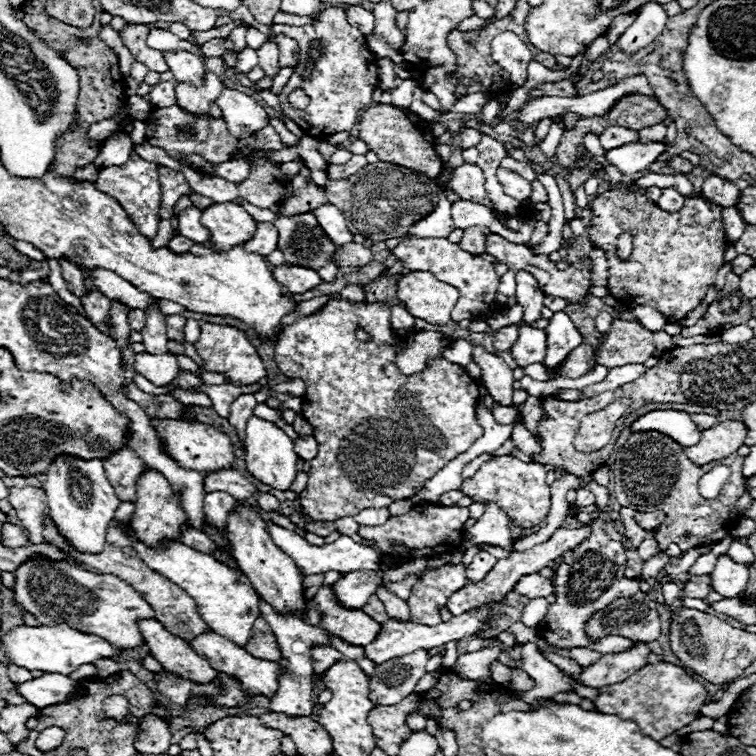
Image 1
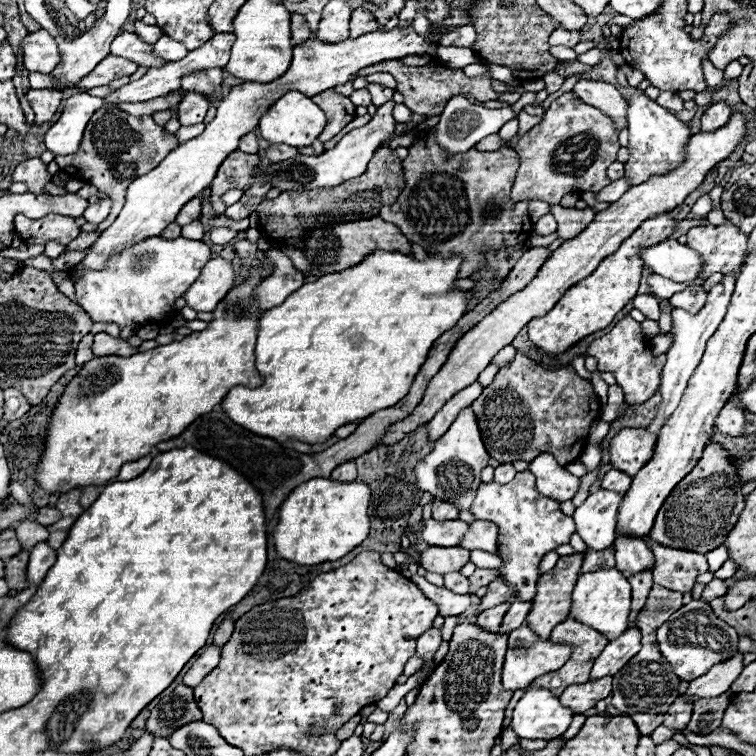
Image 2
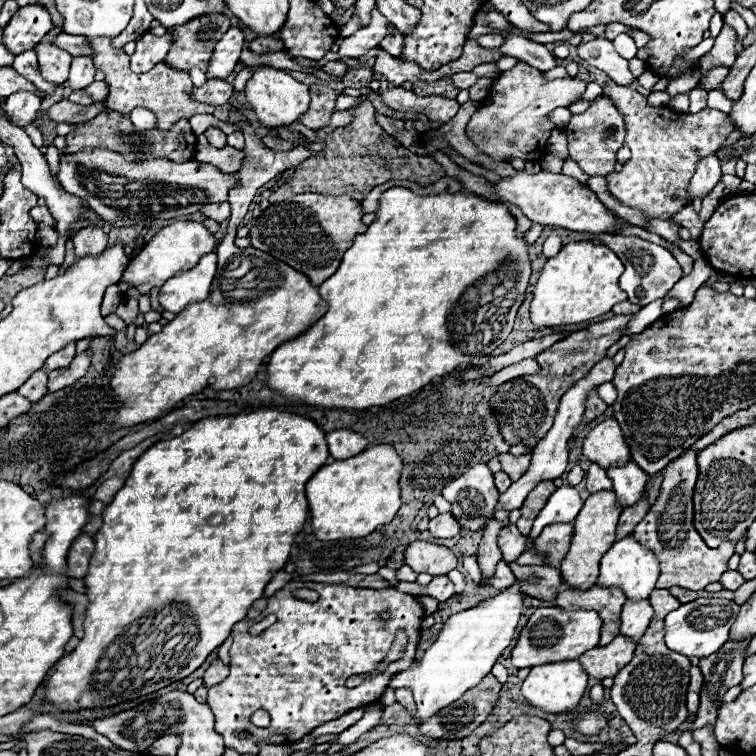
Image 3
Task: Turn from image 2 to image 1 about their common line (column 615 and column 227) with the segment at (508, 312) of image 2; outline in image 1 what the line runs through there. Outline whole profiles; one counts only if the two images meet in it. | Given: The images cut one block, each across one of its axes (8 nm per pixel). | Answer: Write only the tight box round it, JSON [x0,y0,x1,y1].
[202,204,256,252]

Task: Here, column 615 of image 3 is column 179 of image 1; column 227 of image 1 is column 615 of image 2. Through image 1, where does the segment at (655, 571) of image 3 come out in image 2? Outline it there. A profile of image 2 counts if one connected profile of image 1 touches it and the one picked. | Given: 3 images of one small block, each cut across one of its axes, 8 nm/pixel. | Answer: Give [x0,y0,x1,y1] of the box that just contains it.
[570,568,632,640]

